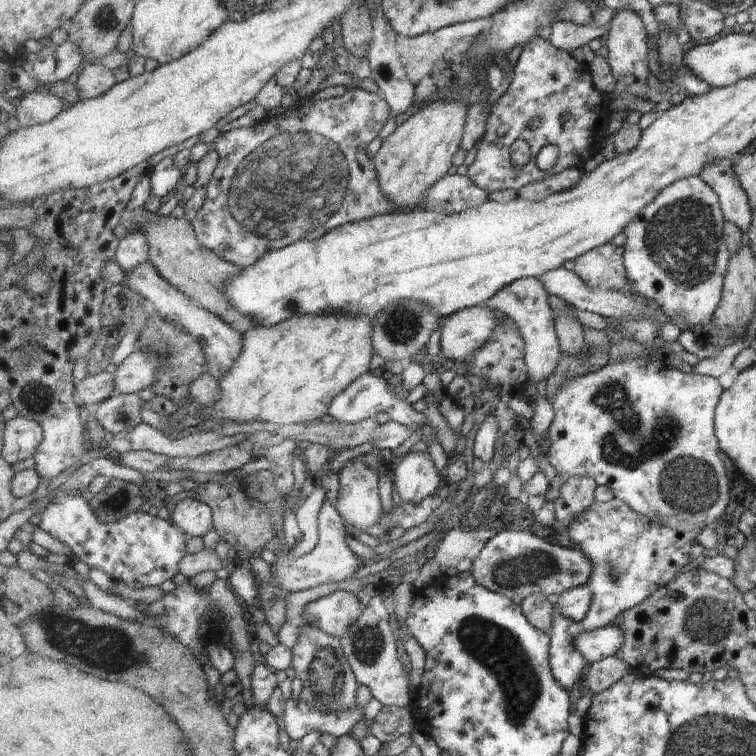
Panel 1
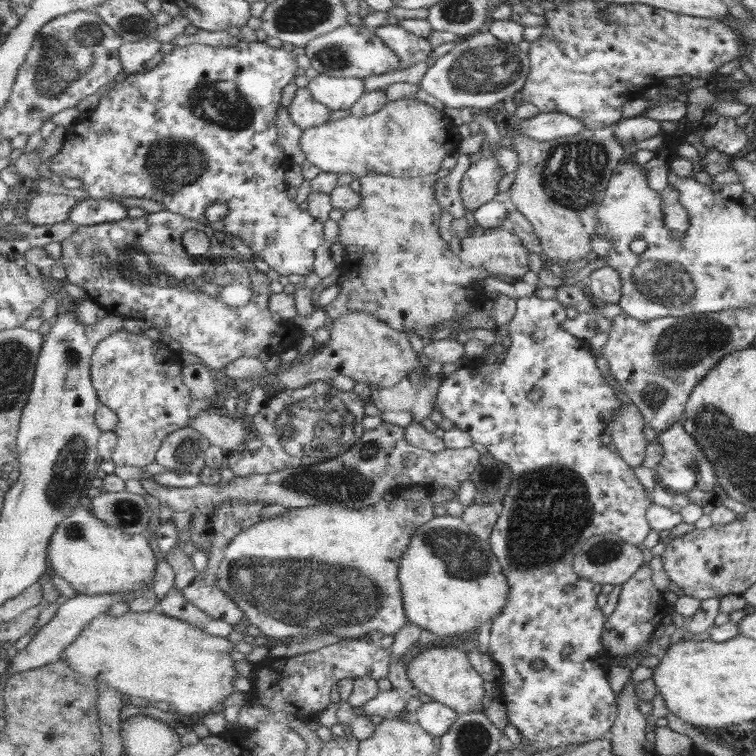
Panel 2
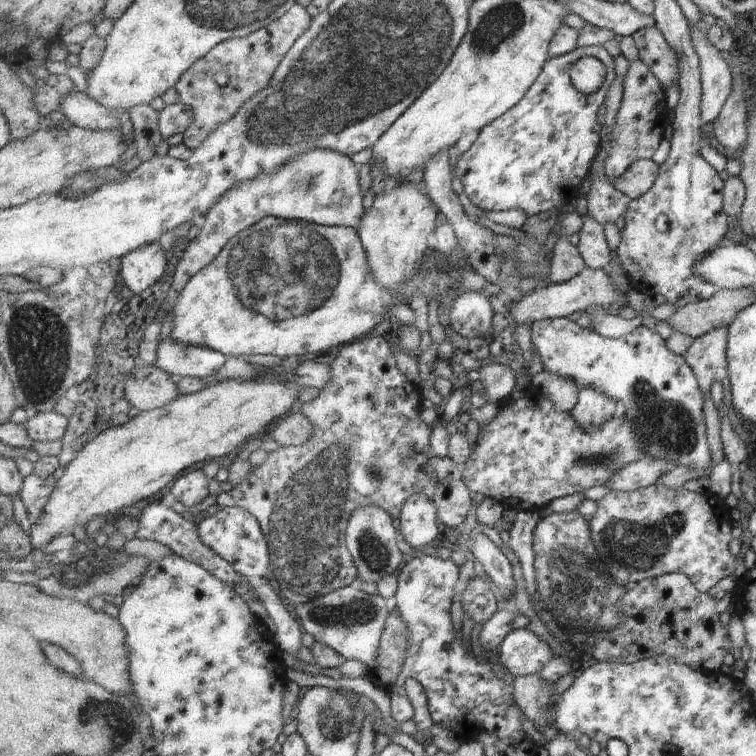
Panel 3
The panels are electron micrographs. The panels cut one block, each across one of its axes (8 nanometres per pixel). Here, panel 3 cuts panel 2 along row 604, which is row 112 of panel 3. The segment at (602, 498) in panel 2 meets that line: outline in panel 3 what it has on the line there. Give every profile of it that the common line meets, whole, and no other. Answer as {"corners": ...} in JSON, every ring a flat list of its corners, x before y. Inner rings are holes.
{"corners":[[602,45,577,47,570,53,549,58,540,78,527,91,523,100,503,116,486,124,470,148,461,154,455,174,462,180,465,194,470,201,483,211,520,208,528,217,575,204,582,190,582,184,592,172,592,167,600,154,599,145,603,141,599,135,603,126,602,111,606,96,616,78,615,60],[585,56,599,58,608,71,604,85,597,92,588,95,579,92,573,86,569,74,571,67]]}

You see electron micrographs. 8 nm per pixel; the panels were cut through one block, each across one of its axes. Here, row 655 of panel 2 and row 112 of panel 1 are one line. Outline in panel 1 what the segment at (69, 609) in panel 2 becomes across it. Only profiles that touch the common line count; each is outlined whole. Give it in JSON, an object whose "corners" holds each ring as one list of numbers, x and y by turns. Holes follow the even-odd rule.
{"corners":[[47,91,27,93,21,98,16,118,21,127,31,127,56,120,66,110,62,97]]}

